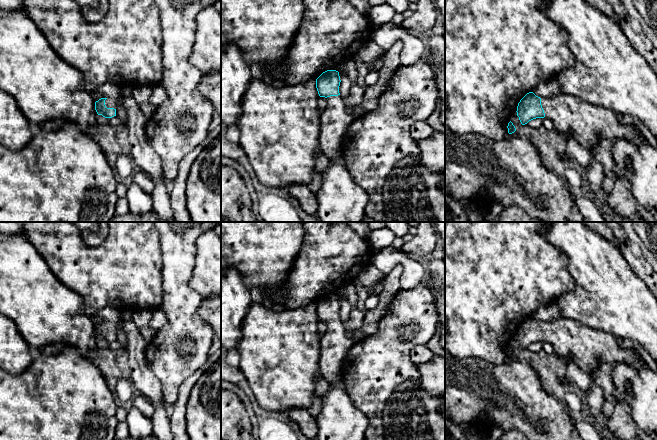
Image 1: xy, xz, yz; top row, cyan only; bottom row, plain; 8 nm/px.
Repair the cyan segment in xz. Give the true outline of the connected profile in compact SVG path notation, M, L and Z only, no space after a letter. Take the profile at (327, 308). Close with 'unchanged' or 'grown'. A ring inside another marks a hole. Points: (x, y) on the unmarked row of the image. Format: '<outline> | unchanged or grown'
M327 294L316 303L316 312L320 321L326 322L326 331L320 341L318 364L321 376L332 384L342 371L346 354L355 342L346 335L343 322L339 317L339 296Z | grown

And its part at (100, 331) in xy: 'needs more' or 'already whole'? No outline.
needs more

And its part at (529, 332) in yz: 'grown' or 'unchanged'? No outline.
grown

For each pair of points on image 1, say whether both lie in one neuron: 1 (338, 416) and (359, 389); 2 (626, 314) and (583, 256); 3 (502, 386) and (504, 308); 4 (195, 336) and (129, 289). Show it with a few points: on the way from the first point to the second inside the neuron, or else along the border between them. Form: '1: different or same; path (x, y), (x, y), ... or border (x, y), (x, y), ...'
1: different; border (342, 378), (352, 403), (367, 417)
2: same; path (616, 300), (608, 292), (604, 280), (594, 270)
3: different; border (480, 358), (494, 364), (505, 362)
4: different; border (161, 283), (163, 298), (160, 307)

